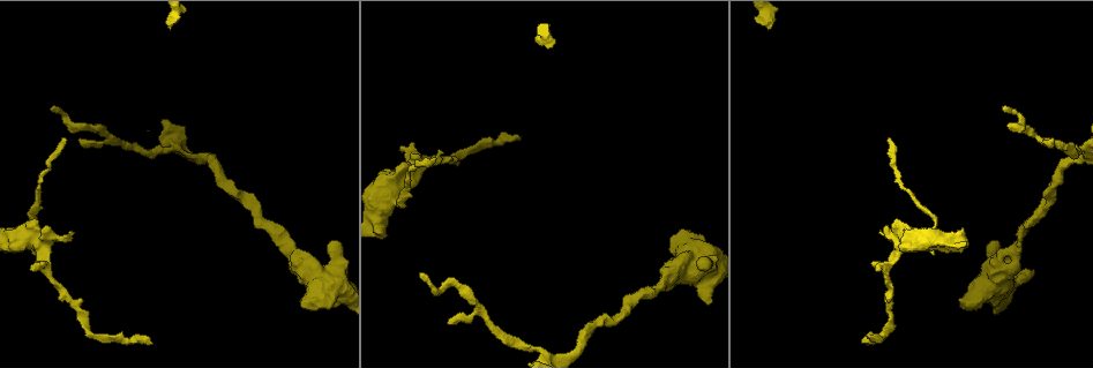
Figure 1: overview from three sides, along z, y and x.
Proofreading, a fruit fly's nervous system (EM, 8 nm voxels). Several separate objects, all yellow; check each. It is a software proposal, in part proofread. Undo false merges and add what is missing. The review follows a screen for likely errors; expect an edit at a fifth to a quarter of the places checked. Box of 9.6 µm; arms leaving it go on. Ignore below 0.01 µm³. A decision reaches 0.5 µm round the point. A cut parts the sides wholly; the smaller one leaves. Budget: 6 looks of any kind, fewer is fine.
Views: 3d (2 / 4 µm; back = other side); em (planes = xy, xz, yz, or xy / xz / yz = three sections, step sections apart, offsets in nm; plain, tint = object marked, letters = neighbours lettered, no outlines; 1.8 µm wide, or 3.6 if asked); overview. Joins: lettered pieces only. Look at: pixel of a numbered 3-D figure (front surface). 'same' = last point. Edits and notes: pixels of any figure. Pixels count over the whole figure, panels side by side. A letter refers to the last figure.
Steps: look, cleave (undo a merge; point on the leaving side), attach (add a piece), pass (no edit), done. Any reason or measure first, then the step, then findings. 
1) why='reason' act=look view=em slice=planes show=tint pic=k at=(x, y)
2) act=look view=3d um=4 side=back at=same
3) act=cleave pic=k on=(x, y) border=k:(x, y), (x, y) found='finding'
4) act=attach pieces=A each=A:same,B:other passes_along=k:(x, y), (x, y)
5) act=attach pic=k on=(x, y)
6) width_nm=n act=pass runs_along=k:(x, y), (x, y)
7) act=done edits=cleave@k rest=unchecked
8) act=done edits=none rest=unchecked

why='end of a long branch' act=look view=3d um=2 pic=1 at=(152, 344)

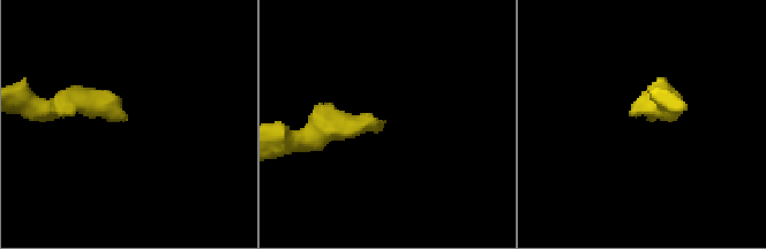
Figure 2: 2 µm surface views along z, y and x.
why='now the EM' act=look view=em slice=planes show=letters pic=2 at=(385, 121)

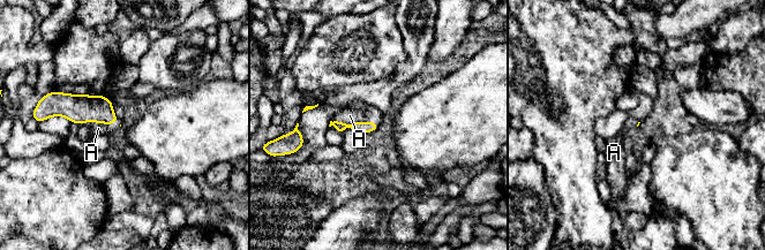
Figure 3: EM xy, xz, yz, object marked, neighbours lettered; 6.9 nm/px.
act=attach pieces=A each=A:same passes_along=3:(366, 127), (358, 122), (350, 115) found='the neuron continues'

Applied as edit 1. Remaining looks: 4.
why='four or more arms meet' act=look view=em um=3.6 slice=planes show=letters pic=1 at=(389, 198)

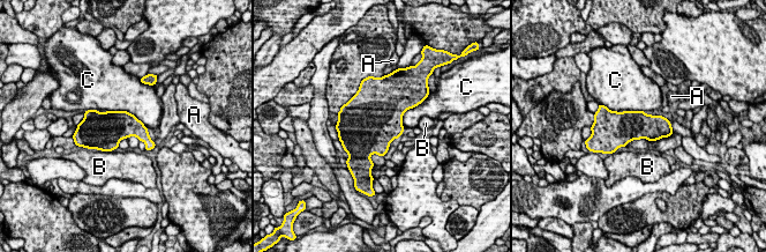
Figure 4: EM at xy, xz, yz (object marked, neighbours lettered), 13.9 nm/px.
width_nm=420 act=pass each=A:other,B:other,C:other border=4:(107, 110), (126, 110), (147, 128) found='continuous, no second neuron'

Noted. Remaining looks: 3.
why='free end' act=look view=3d um=2 side=back pic=1 at=(1002, 109)

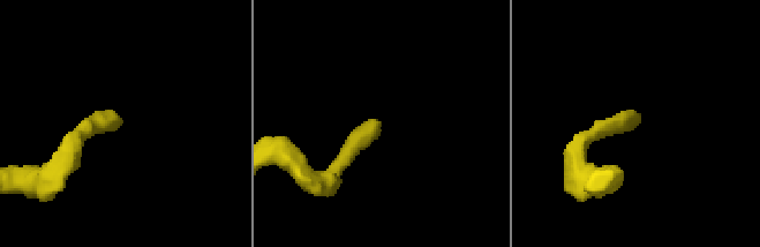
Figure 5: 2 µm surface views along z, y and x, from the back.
why='shape alone is not enough' act=look view=em slice=xy step=8 show=letters pic=5 at=(638, 115)

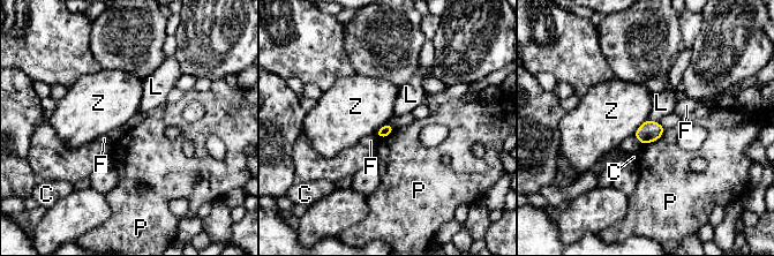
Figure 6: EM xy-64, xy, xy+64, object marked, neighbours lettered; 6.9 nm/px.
act=look view=em slice=planes show=letters at=same

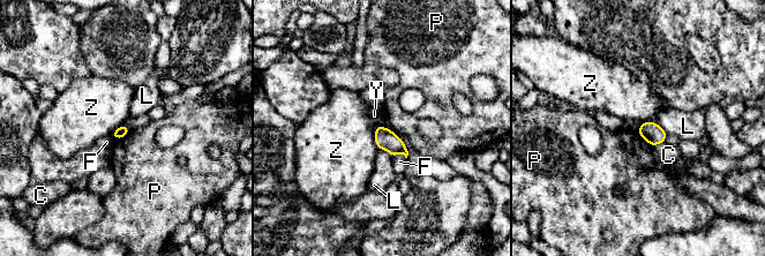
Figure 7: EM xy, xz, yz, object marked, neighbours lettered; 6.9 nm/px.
act=pass each=C:other,F:other,L:other,P:other,Y:other,Z:other border=7:(636, 132), (652, 147) found='no lettered piece goes on from it'

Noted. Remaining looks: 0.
act=done edits=attach@3 rest=unchecked

